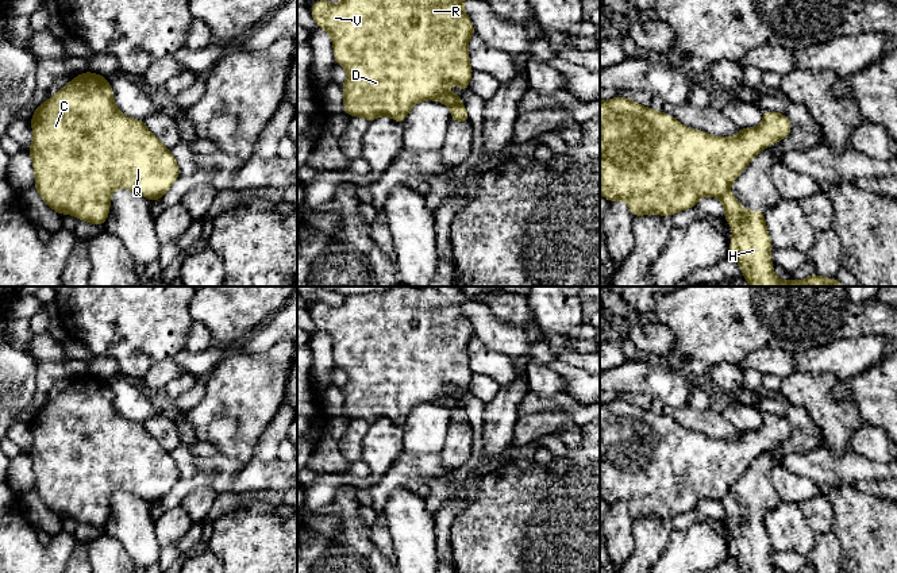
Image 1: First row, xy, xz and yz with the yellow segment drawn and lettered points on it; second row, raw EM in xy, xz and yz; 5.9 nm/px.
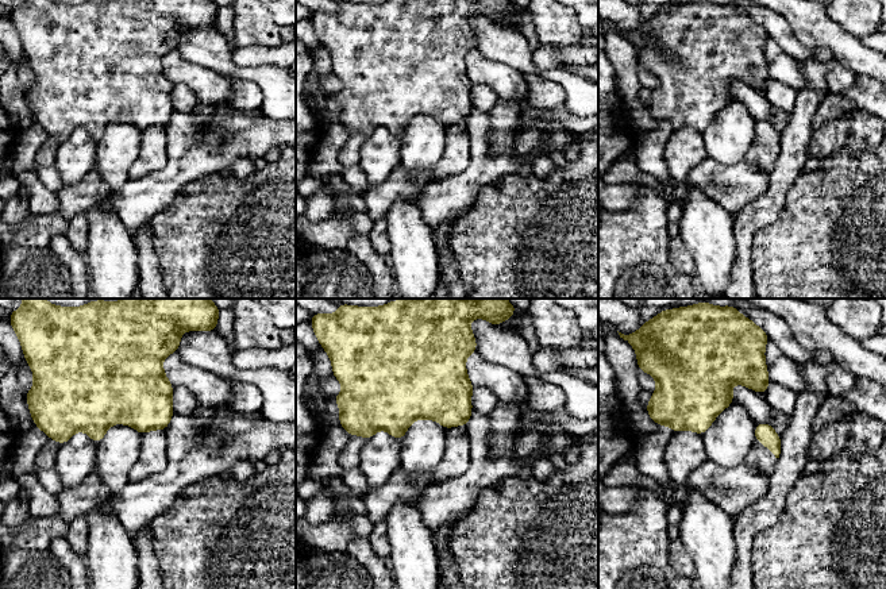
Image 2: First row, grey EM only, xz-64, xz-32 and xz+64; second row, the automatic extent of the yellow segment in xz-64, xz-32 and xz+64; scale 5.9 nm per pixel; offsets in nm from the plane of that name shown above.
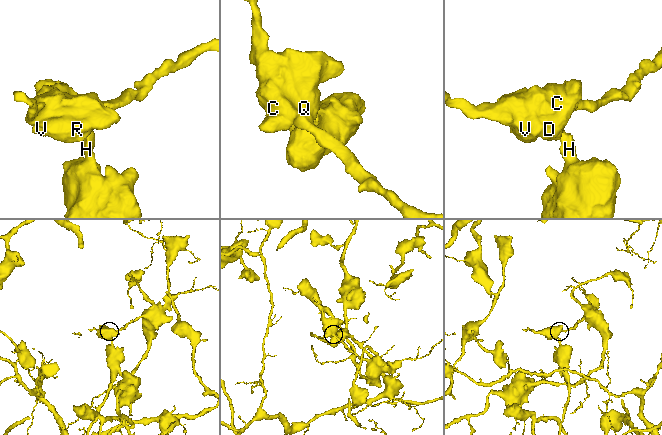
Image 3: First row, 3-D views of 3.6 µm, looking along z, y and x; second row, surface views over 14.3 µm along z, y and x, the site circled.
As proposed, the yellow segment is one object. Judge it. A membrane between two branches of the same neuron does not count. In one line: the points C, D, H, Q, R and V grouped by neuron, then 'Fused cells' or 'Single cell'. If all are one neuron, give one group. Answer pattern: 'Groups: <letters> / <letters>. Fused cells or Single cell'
Groups: C D Q R V / H. Fused cells

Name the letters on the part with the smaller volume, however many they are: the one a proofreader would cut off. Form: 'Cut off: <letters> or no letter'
Cut off: H

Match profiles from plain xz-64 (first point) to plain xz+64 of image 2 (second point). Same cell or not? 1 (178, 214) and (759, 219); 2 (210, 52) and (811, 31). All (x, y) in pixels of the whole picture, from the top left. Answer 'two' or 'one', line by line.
1: two
2: two

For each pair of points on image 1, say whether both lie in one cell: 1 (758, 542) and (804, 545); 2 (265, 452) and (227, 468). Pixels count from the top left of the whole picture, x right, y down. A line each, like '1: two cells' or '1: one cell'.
1: two cells
2: two cells

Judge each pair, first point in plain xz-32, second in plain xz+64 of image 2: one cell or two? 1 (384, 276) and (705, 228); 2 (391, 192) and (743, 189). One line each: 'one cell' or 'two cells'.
1: two cells
2: one cell

